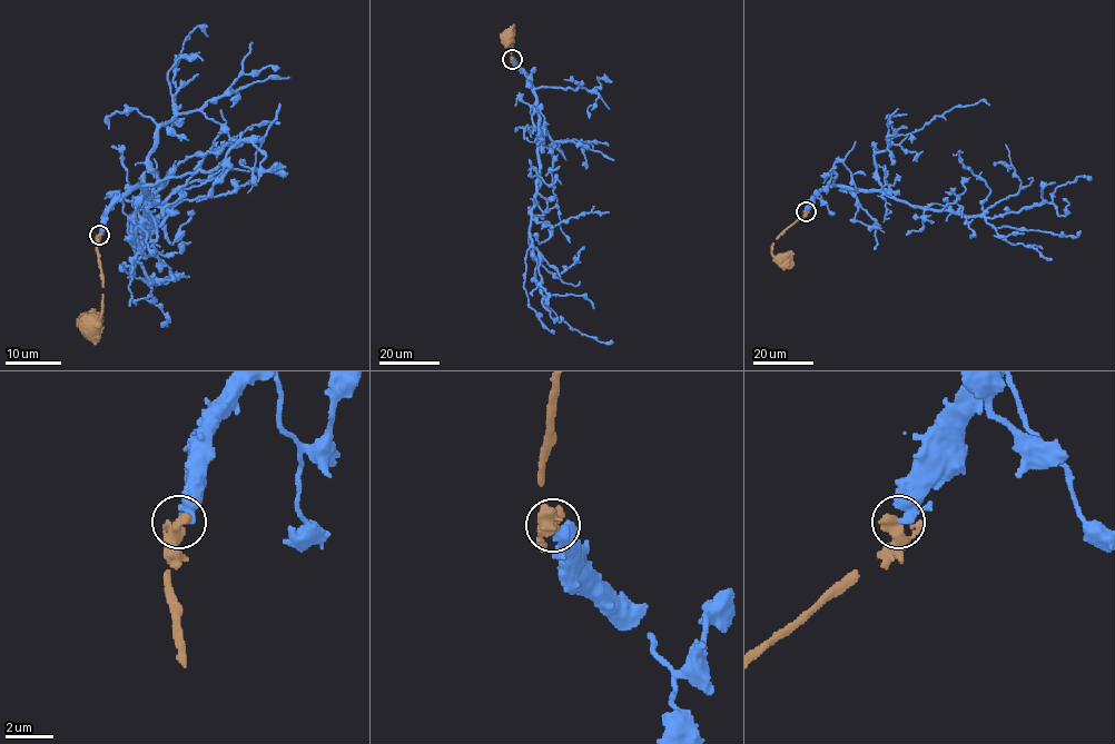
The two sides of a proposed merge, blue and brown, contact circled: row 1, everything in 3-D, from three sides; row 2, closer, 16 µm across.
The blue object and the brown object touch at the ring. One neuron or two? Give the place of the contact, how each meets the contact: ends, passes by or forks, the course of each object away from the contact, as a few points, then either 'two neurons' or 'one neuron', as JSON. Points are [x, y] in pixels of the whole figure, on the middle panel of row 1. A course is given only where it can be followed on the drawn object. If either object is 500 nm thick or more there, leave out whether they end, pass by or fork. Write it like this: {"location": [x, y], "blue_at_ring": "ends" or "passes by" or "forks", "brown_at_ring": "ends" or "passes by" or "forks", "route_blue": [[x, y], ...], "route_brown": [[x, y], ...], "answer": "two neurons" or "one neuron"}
{"location": [512, 59], "blue_at_ring": "ends", "brown_at_ring": "passes by", "route_blue": [[512, 59], [525, 76], [539, 116], [530, 238], [535, 283], [543, 304], [560, 318], [601, 343], [612, 341]], "route_brown": [[512, 59], [513, 25], [506, 36]], "answer": "two neurons"}

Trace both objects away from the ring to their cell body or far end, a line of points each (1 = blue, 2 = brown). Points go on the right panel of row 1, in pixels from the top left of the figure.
1: (806, 211), (822, 189), (841, 186), (996, 217), (1051, 201), (1057, 187), (1088, 179)
2: (806, 211), (773, 242), (771, 254), (782, 259)

